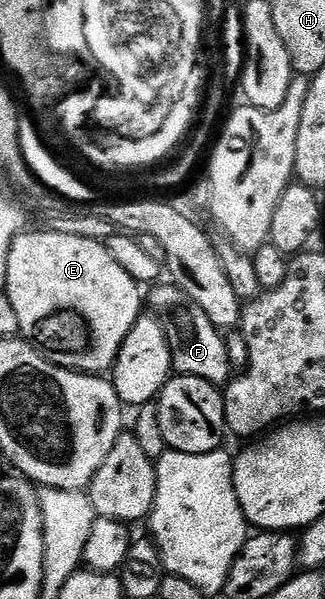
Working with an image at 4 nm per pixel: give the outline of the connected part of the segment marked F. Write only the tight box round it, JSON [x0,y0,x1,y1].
[147,283,231,386]

